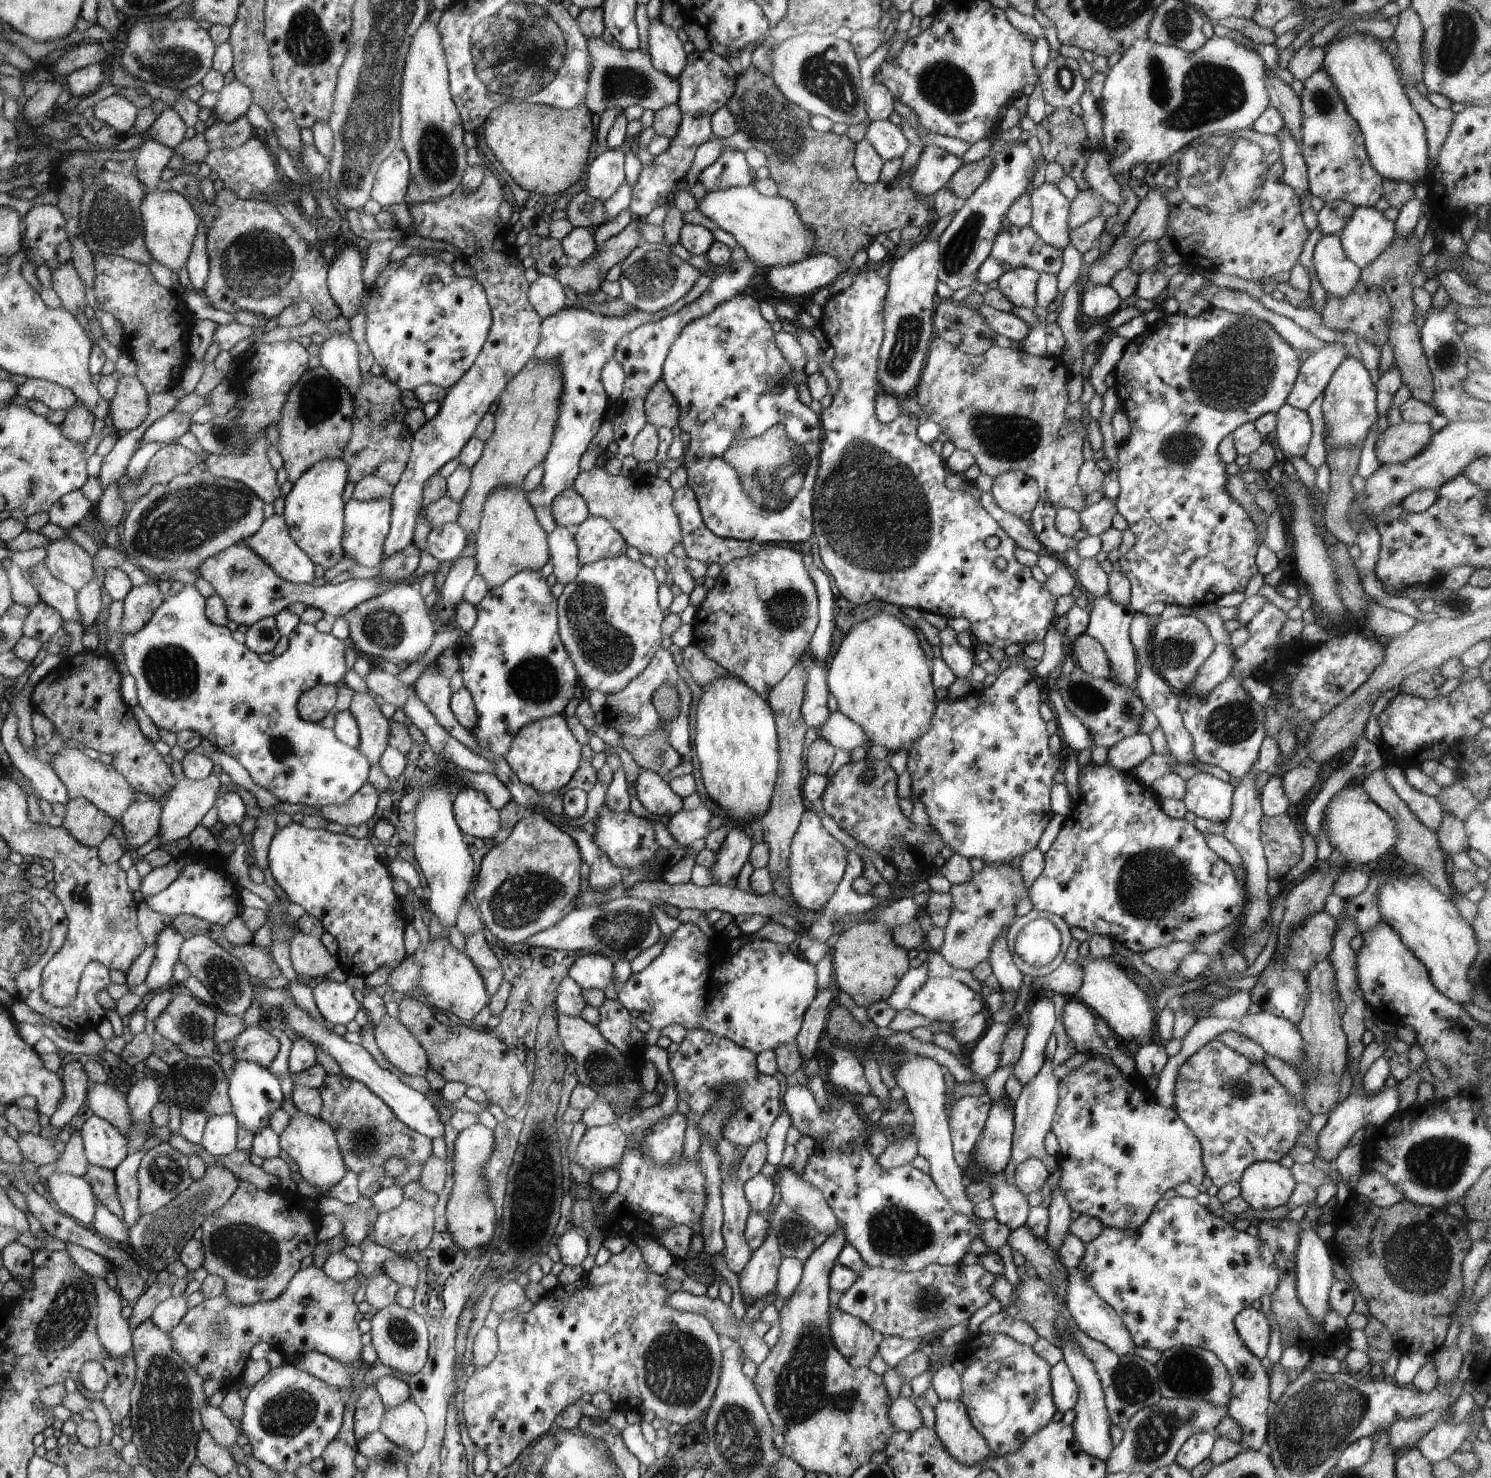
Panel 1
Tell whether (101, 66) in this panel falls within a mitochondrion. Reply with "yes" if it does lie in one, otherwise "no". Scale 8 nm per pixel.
no

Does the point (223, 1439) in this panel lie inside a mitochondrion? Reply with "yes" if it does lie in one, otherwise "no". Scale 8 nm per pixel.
no

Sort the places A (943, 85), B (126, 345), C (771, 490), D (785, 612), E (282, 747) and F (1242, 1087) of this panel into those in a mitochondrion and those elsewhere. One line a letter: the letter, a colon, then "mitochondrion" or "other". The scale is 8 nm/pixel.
A: mitochondrion
B: other
C: mitochondrion
D: mitochondrion
E: mitochondrion
F: mitochondrion

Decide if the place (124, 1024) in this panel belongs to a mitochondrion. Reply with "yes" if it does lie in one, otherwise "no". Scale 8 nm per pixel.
no

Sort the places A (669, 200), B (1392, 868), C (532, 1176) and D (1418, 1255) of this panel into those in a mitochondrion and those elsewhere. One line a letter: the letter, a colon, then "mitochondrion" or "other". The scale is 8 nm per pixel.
A: other
B: other
C: mitochondrion
D: mitochondrion

